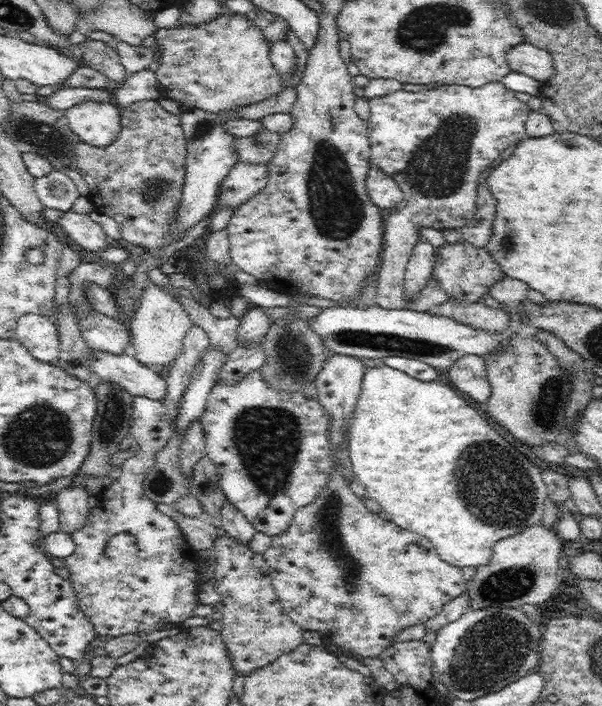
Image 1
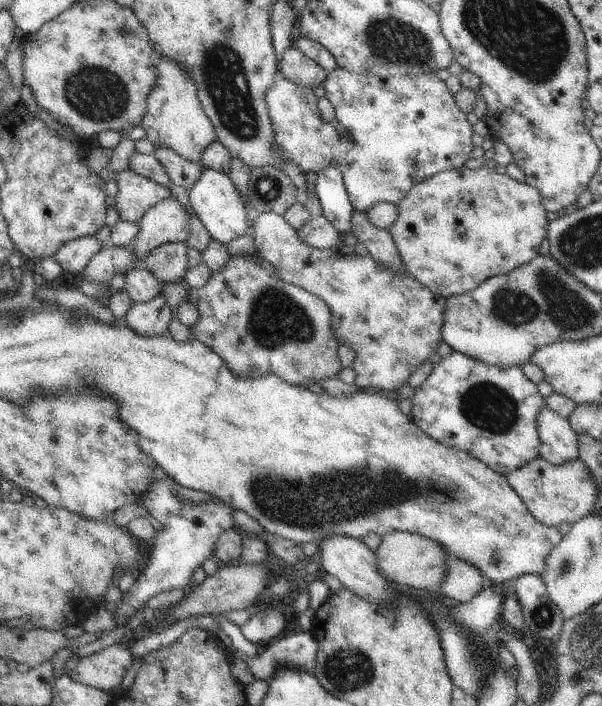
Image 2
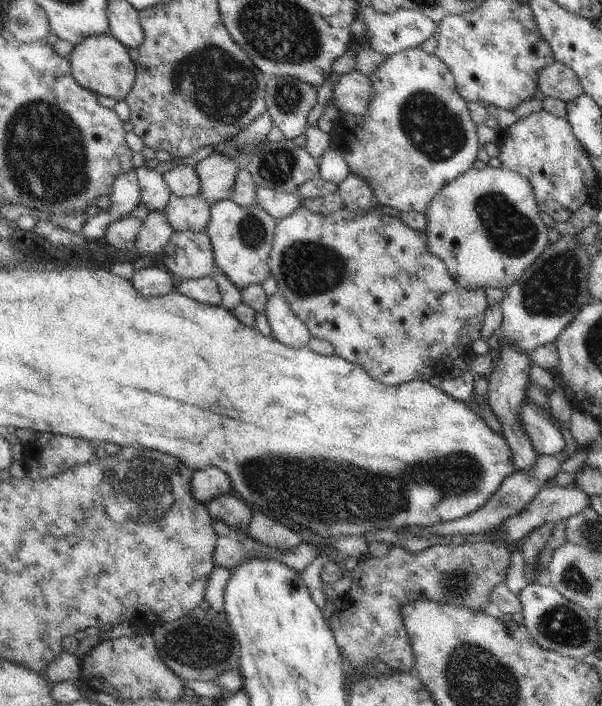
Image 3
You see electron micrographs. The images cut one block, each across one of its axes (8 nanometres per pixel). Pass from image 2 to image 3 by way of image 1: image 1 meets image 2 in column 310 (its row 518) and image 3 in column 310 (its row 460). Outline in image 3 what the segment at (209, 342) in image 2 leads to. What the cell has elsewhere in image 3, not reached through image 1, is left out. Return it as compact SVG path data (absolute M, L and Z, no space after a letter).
M280 291L267 298L264 311L274 338L278 338L282 344L299 349L310 342L313 336L308 327L292 312Z

